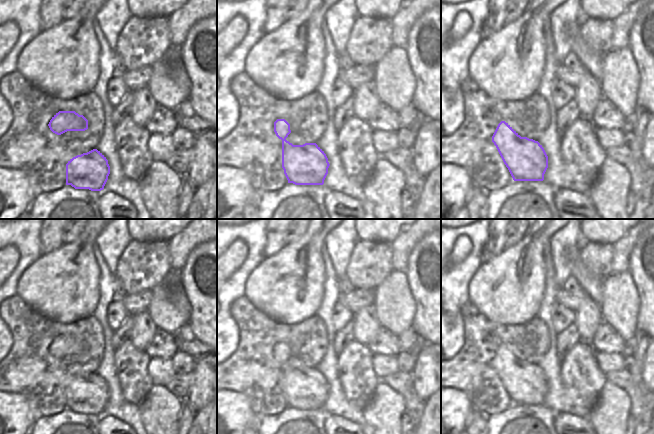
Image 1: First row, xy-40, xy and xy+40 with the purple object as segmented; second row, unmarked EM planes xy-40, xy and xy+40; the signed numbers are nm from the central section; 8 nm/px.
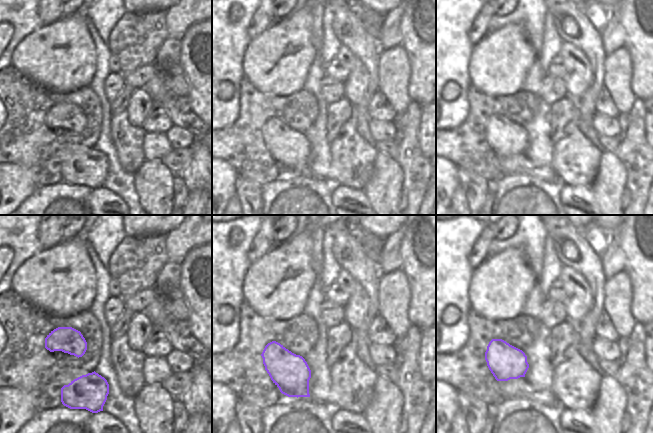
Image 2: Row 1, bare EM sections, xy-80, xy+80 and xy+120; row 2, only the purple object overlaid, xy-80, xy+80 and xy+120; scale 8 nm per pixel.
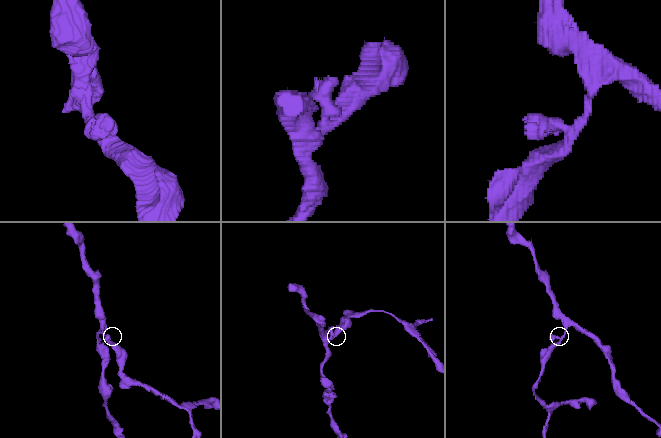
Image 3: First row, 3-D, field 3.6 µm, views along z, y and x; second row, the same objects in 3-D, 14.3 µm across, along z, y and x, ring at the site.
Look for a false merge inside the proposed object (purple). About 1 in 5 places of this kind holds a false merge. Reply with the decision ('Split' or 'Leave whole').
Leave whole

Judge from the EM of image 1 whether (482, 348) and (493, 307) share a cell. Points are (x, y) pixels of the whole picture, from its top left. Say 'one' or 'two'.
two

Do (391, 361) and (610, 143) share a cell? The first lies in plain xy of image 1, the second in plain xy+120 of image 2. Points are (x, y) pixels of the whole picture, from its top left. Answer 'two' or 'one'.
two

